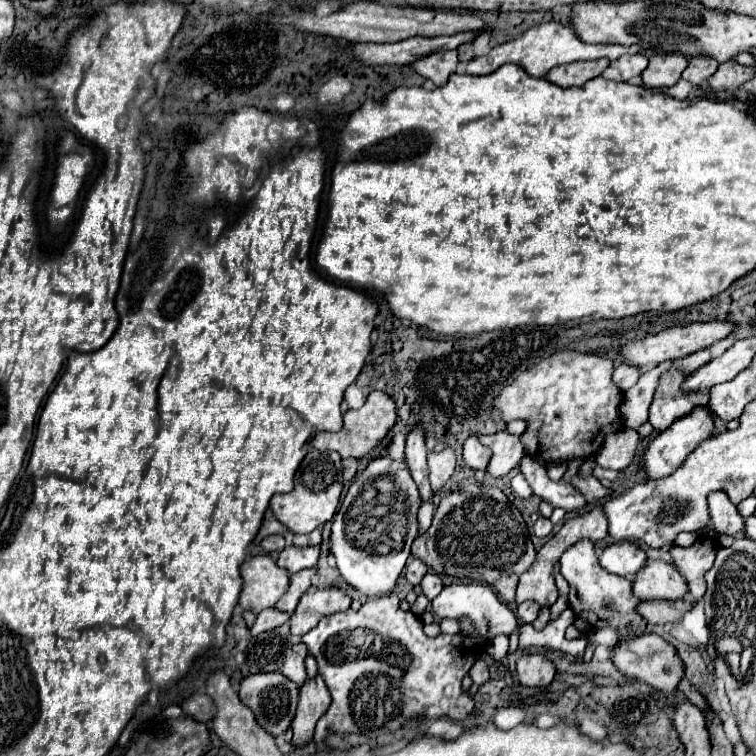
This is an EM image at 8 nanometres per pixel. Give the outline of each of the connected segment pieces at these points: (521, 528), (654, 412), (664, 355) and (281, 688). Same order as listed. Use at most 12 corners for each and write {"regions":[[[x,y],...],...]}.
{"regions":[[[463,483],[411,553],[515,601],[535,547],[501,489]],[[691,373],[661,375],[649,407],[655,431],[709,403],[709,389],[683,391]],[[729,321],[675,325],[623,349],[633,365],[659,365],[707,349]],[[283,673],[241,679],[239,697],[257,723],[289,729],[299,687]]]}

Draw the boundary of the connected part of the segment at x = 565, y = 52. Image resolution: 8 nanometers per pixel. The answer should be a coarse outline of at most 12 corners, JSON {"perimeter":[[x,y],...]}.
{"perimeter":[[549,21],[467,63],[489,75],[505,63],[545,77],[583,59],[615,61],[639,45],[587,45]]}

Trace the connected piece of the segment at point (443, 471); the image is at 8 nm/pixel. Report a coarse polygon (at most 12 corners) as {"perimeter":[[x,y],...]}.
{"perimeter":[[451,447],[429,453],[431,489],[437,493],[455,471]]}

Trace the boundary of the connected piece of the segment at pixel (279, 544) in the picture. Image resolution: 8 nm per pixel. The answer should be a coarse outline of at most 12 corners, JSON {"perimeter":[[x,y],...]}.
{"perimeter":[[269,535],[261,541],[265,553],[279,553],[287,537]]}

